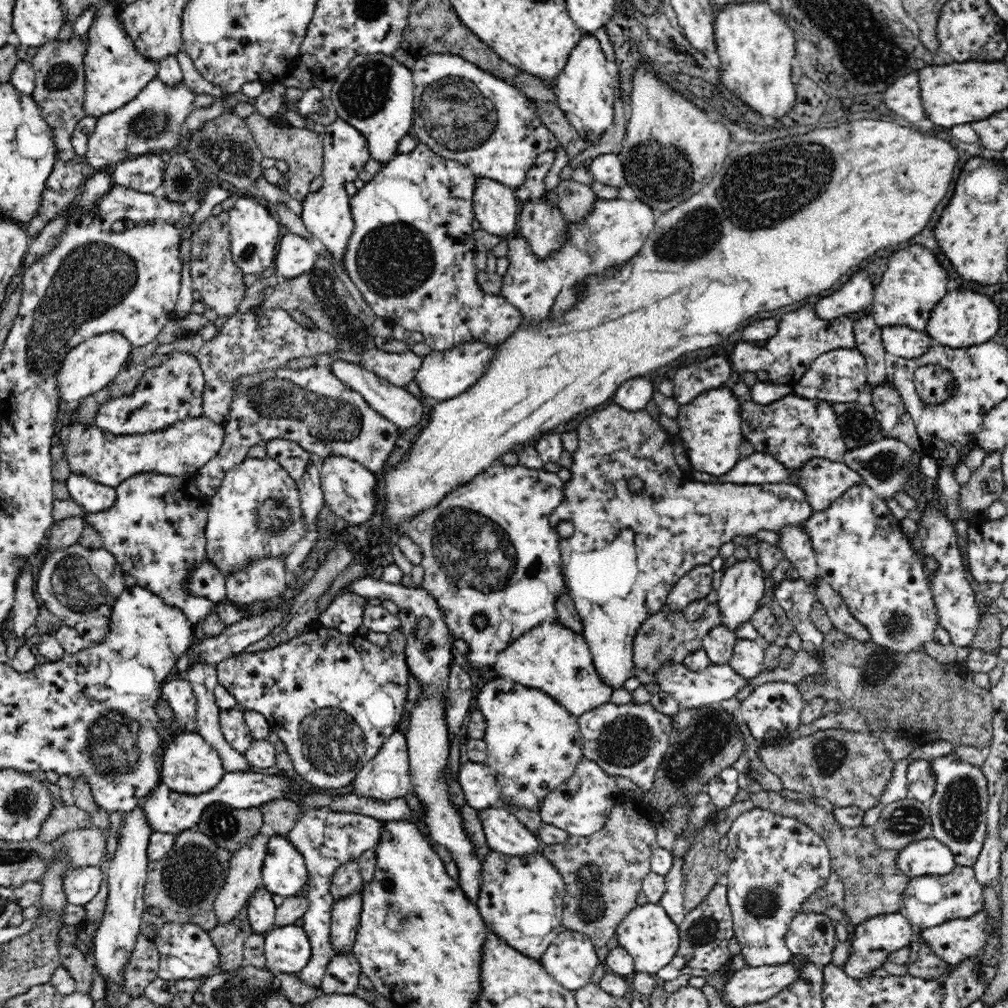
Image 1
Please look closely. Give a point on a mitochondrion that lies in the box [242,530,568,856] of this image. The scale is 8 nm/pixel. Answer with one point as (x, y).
(330, 740)

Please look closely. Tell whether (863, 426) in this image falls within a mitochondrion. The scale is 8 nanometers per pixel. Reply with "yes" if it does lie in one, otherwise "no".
yes

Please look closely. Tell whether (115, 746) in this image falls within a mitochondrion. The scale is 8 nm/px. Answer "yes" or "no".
yes

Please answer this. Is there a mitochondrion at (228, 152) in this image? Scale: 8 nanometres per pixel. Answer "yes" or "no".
yes

